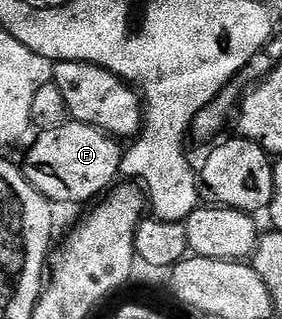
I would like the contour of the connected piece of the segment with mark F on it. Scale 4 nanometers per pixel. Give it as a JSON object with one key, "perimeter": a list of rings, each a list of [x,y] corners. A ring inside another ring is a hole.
{"perimeter":[[[69,120],[64,126],[39,131],[35,136],[37,138],[22,161],[22,169],[28,183],[38,188],[38,192],[42,192],[42,196],[53,204],[91,203],[121,177],[121,143],[97,126]]]}

